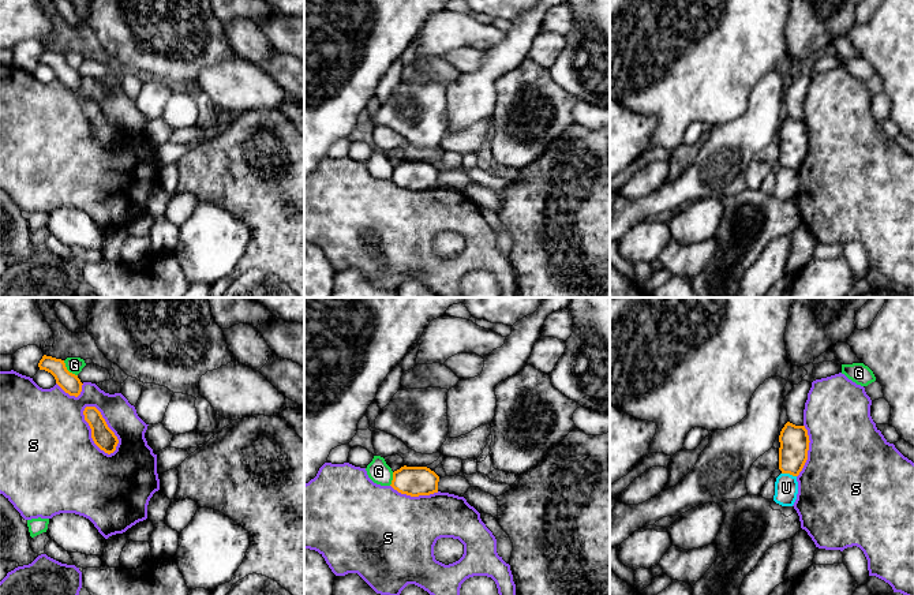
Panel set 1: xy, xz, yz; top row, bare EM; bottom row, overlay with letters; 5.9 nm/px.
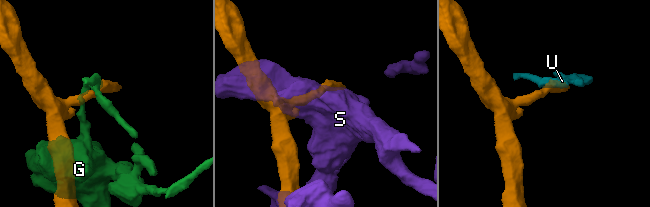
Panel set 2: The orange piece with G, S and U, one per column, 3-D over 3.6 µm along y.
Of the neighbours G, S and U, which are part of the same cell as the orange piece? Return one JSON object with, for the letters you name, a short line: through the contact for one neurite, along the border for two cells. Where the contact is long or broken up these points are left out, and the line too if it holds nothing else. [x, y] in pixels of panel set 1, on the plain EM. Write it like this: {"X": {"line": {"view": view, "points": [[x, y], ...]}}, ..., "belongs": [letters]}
{"belongs": []}

